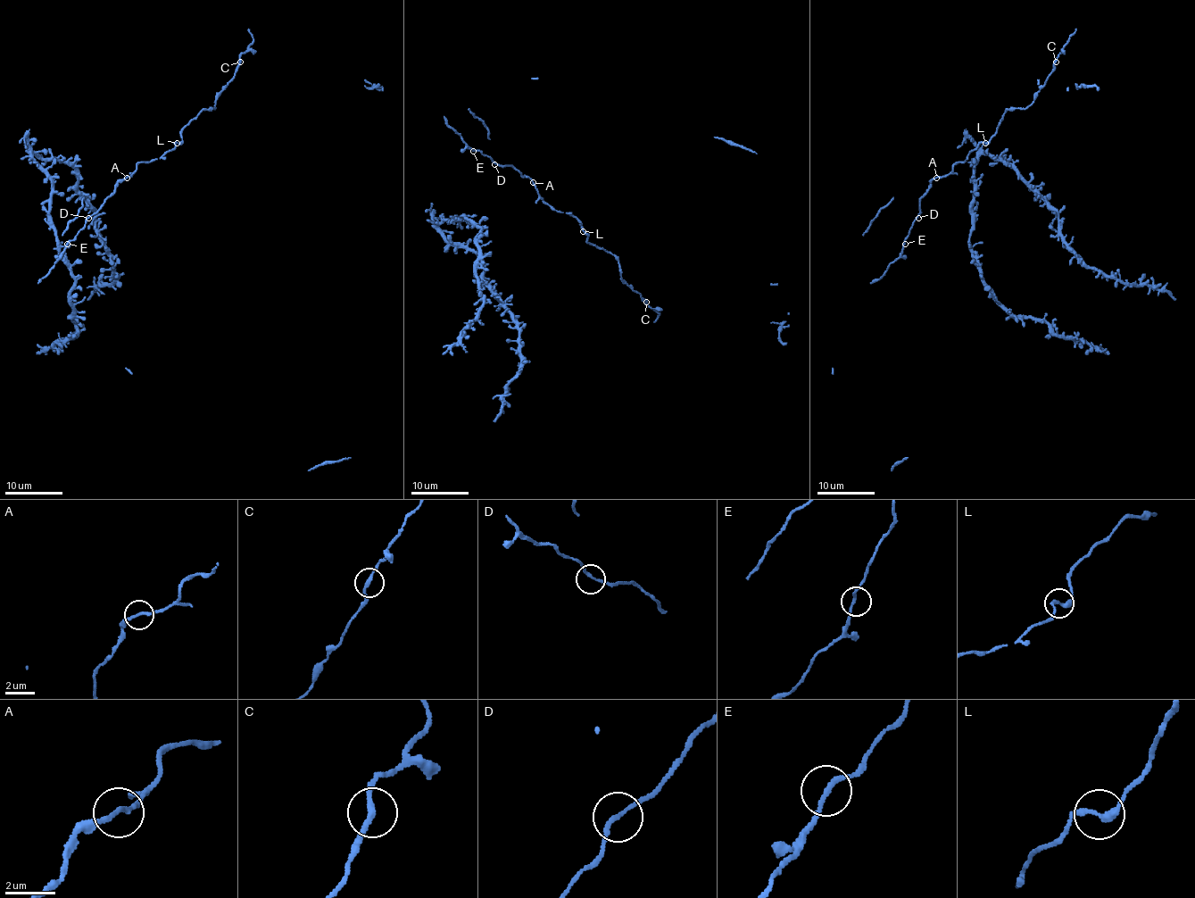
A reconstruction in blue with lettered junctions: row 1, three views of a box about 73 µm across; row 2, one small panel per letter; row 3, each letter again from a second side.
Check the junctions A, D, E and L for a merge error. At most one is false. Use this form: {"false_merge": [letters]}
{"false_merge": []}

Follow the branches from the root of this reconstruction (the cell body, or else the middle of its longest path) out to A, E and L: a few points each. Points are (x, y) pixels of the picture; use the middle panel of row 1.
A: (492, 160), (500, 165), (511, 165), (533, 182)
E: (492, 160), (478, 151), (473, 151)
L: (492, 160), (500, 165), (511, 165), (521, 175), (526, 175), (546, 203), (558, 212), (575, 217), (583, 231)

